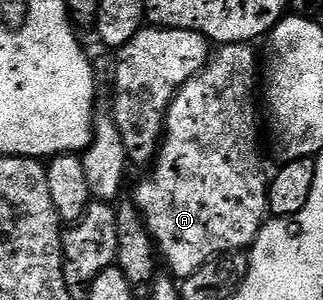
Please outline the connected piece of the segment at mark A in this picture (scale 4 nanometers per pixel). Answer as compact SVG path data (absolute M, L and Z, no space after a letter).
M249 43L245 44L224 44L213 49L212 55L210 57L210 61L203 66L199 72L196 73L193 78L191 78L188 82L184 82L184 86L178 93L174 96L174 101L170 103L170 108L166 111L166 115L164 117L164 131L162 133L162 138L160 141L160 147L158 150L157 156L154 157L152 161L152 167L149 169L150 177L147 180L142 180L138 184L138 189L135 190L134 194L132 194L132 201L135 207L138 208L139 212L145 219L145 224L148 232L150 233L150 237L154 242L154 246L157 252L157 255L160 257L161 263L167 264L169 275L175 278L185 278L187 276L191 276L192 274L196 274L196 270L200 270L200 266L204 266L204 262L208 262L209 260L216 259L217 256L225 256L231 252L242 252L243 250L249 249L255 238L258 236L258 232L262 229L263 224L266 223L268 219L268 205L266 203L266 194L268 191L268 172L265 172L262 169L262 152L258 149L258 112L260 116L260 108L254 105L254 87L259 87L260 84L260 56L257 56L256 53L253 52L251 45Z

